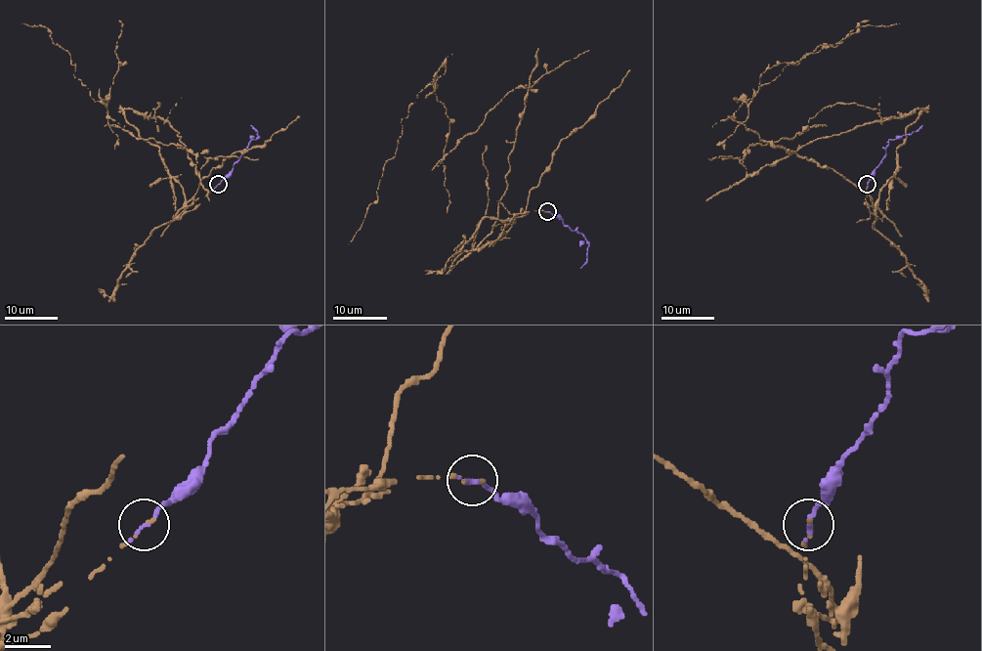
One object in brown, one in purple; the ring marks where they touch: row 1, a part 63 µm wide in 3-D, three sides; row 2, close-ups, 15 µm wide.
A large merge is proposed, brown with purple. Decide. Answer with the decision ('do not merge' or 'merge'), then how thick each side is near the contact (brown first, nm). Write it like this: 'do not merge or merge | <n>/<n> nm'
do not merge | 180/200 nm

